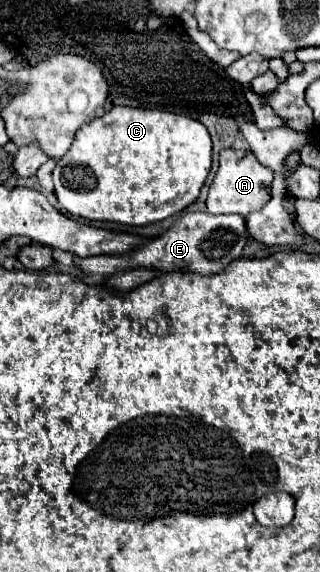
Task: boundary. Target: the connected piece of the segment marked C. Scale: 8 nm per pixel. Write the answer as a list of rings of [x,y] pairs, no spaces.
[[[113,107],[103,117],[83,125],[75,133],[71,149],[53,169],[55,195],[59,205],[75,217],[89,221],[109,221],[121,225],[151,225],[189,207],[211,169],[211,137],[203,123],[159,109]]]

